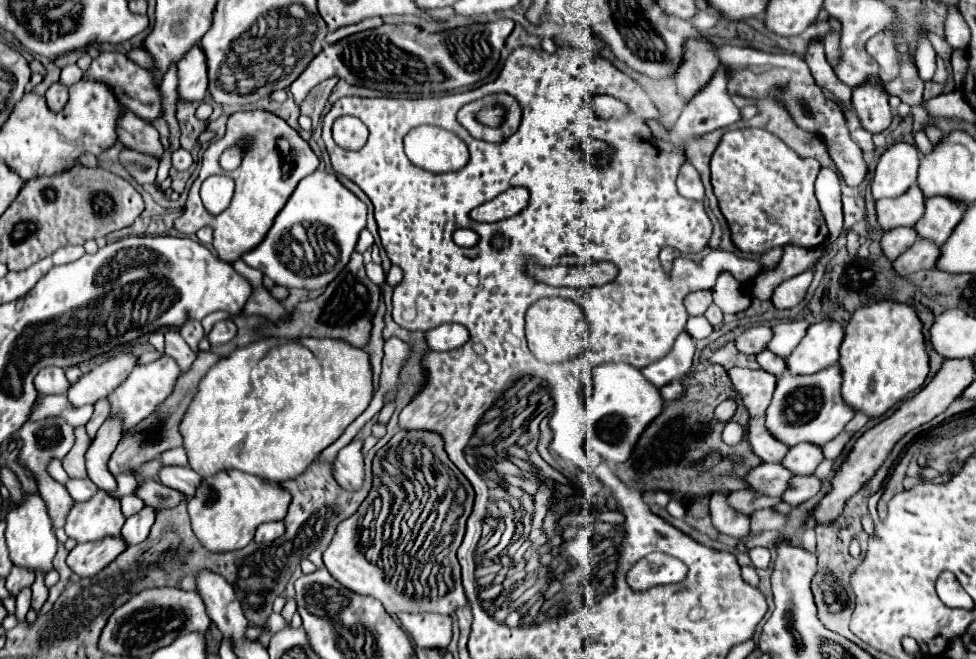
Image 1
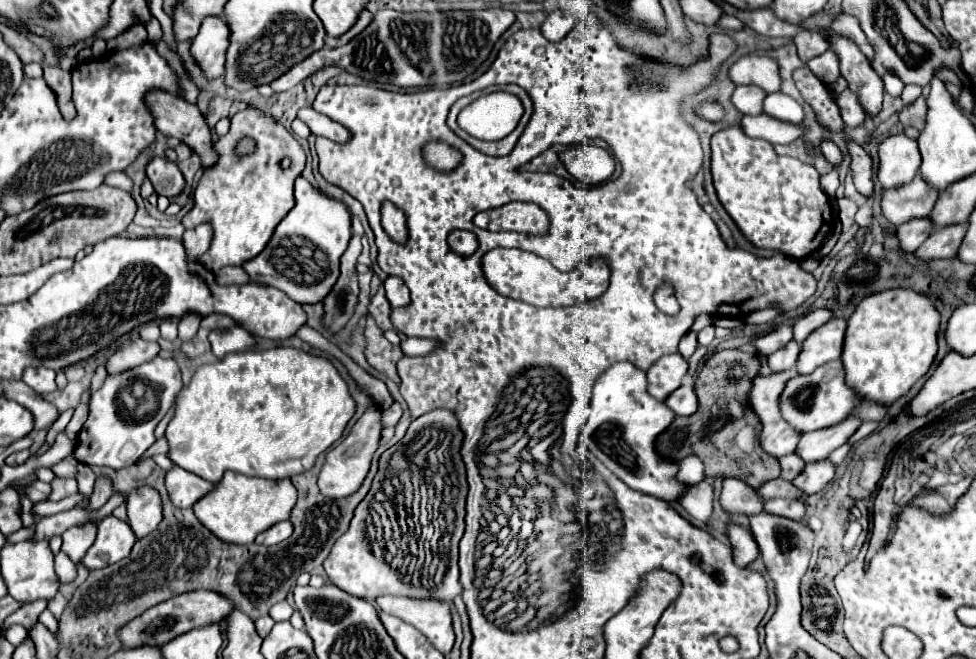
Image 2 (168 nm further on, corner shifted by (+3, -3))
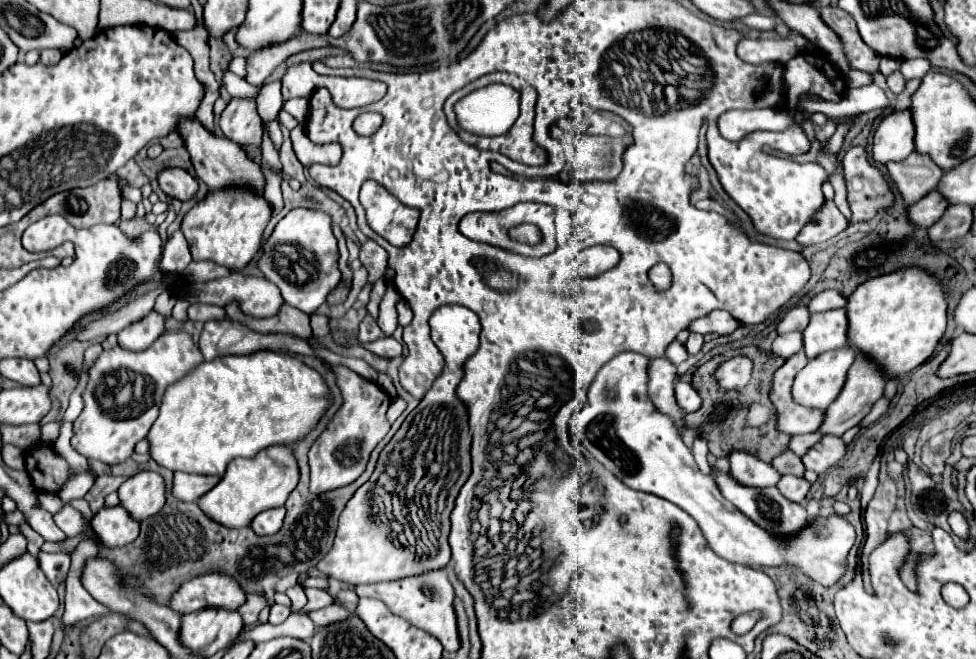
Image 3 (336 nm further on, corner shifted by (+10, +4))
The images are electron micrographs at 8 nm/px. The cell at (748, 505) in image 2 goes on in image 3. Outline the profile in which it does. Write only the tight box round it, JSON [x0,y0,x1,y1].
[730,452,780,488]

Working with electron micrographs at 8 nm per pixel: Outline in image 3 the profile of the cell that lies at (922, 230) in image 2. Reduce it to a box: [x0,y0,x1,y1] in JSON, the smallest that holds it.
[908,190,948,228]

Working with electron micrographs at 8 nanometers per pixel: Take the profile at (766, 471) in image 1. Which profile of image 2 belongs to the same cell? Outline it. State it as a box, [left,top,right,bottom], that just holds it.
[779,453,805,481]

